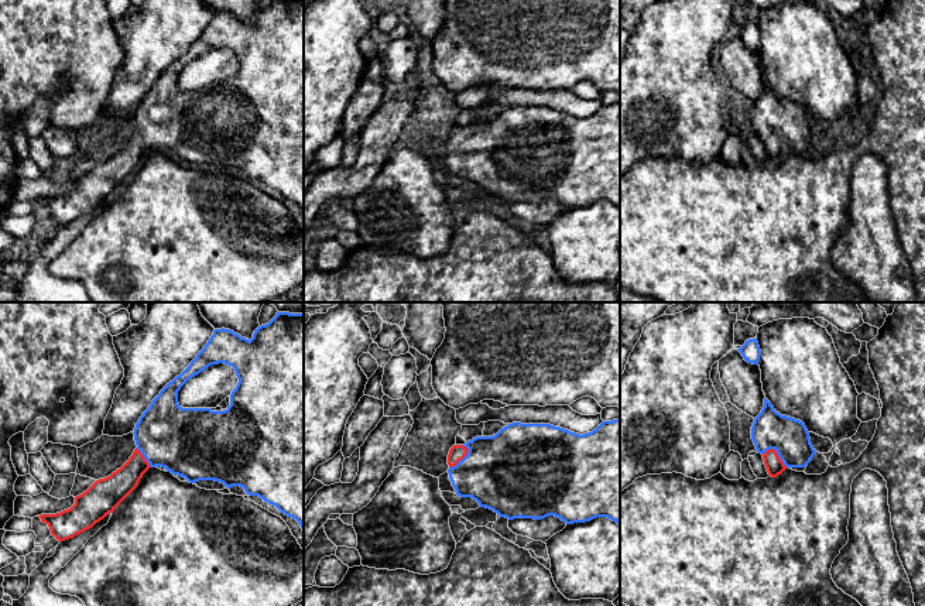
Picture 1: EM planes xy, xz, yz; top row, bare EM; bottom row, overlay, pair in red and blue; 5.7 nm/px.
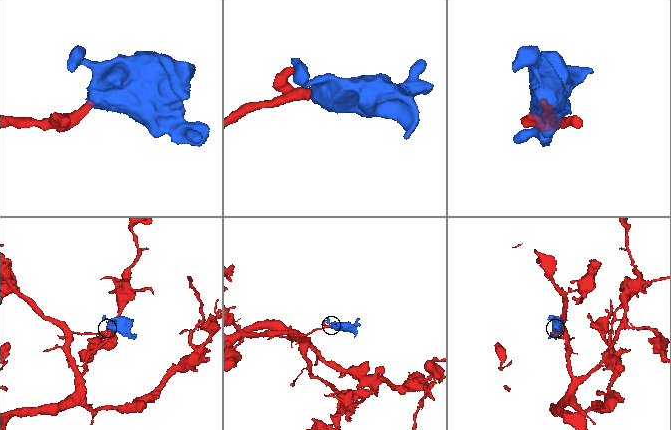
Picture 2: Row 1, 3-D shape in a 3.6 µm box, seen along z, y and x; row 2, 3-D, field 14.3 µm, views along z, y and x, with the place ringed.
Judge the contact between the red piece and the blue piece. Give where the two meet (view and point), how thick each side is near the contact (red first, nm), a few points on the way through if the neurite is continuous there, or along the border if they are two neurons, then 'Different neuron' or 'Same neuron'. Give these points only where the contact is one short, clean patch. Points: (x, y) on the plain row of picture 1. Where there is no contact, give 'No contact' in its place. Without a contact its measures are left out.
Touches red at yz (776, 136). Thickness 100 nm (red) against 220 nm. Path across: yz (773, 146), (776, 136), (788, 120). Same neuron

